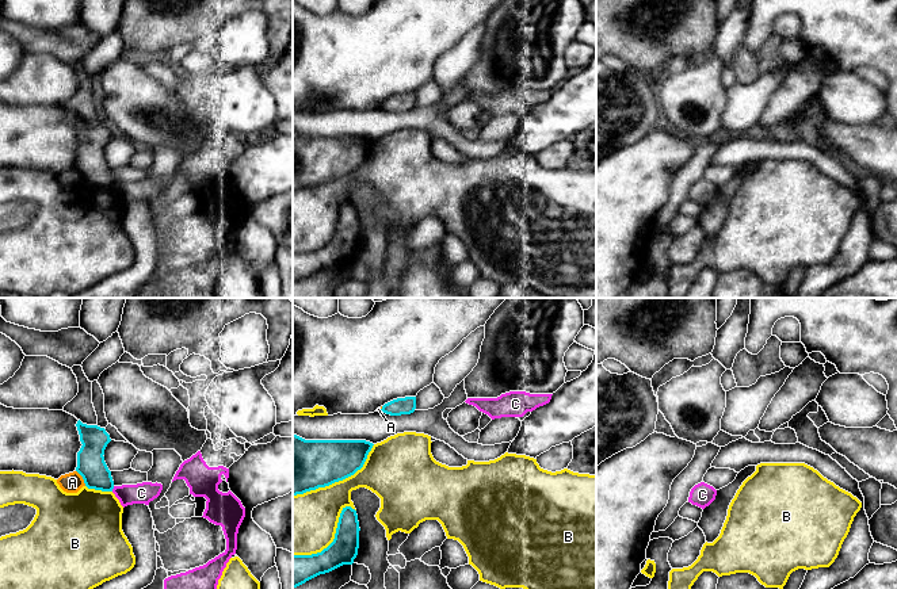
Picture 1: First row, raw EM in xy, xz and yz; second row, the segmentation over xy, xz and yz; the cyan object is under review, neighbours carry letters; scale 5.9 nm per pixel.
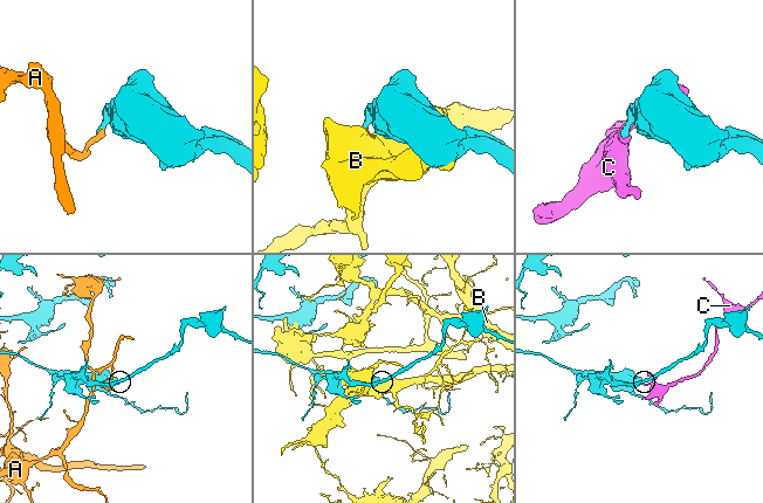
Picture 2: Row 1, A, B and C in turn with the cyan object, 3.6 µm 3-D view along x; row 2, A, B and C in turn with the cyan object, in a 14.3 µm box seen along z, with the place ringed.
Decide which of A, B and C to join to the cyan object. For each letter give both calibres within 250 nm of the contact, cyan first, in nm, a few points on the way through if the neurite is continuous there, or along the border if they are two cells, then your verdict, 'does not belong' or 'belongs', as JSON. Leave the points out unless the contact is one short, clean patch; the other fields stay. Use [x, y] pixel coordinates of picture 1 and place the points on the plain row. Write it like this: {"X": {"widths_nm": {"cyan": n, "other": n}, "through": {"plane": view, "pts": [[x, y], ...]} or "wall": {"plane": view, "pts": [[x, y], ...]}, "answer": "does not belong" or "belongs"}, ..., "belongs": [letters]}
{"A": {"widths_nm": {"cyan": 170, "other": 120}, "wall": {"plane": "xy", "pts": [[76, 167], [86, 182]]}, "answer": "does not belong"}, "B": {"widths_nm": {"cyan": 320, "other": 280}, "answer": "does not belong"}, "C": {"widths_nm": {"cyan": 170, "other": 130}, "wall": {"plane": "xy", "pts": [[114, 183], [111, 187]]}, "answer": "does not belong"}, "belongs": []}

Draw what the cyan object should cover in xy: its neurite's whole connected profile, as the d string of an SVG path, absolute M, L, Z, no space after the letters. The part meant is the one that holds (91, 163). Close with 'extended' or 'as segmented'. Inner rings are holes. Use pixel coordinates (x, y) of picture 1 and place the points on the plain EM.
M80 116L76 121L81 145L77 149L76 168L83 173L88 186L112 188L114 177L104 158L104 146L111 138L104 125L87 122Z; as segmented

